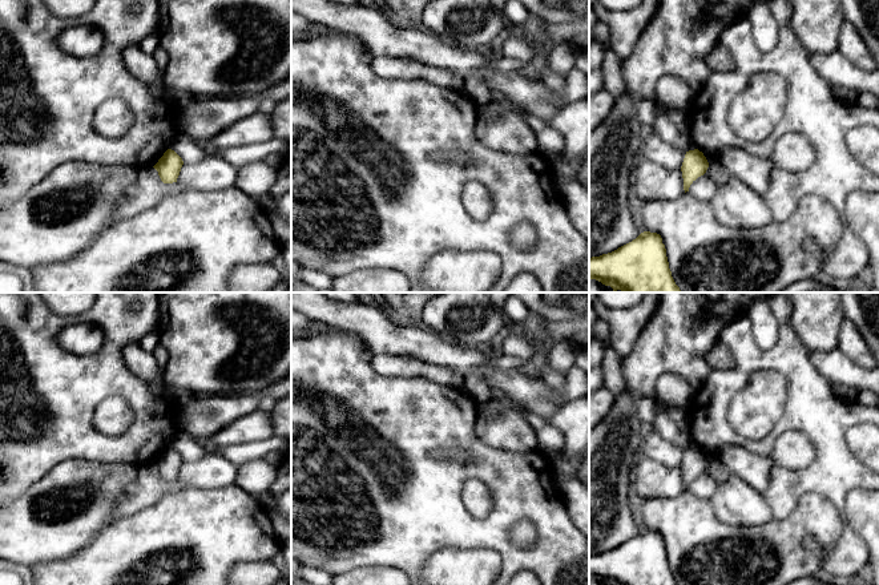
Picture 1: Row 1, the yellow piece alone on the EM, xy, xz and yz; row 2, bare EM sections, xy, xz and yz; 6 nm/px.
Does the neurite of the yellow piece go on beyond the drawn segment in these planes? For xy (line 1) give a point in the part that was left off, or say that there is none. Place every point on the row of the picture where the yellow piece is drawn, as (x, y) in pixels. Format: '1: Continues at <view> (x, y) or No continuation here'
1: No continuation here

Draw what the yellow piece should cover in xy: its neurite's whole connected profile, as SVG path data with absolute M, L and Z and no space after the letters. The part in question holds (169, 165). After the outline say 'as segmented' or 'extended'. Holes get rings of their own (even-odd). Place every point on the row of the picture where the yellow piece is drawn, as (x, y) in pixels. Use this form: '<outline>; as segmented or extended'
M168 149L153 168L164 183L173 183L177 182L182 165L182 158L174 150Z; as segmented

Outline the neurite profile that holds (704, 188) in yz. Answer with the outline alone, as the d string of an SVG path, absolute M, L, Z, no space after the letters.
M706 173L698 177L689 187L689 193L699 201L711 201L717 183Z

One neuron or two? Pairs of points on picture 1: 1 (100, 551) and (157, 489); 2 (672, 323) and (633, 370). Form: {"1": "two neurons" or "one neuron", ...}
{"1": "two neurons", "2": "one neuron"}

